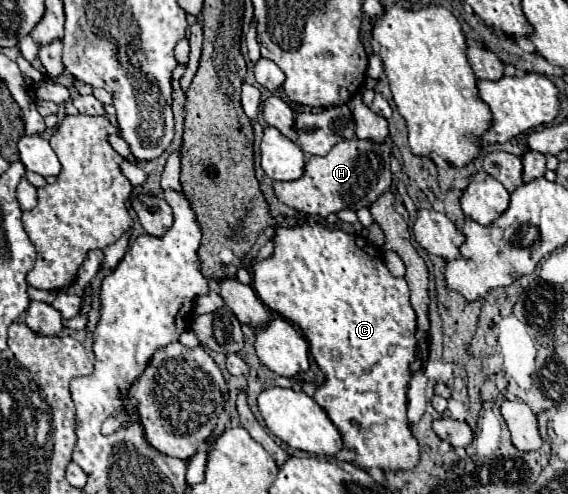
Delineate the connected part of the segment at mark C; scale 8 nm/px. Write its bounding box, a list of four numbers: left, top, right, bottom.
[252,213,420,471]

